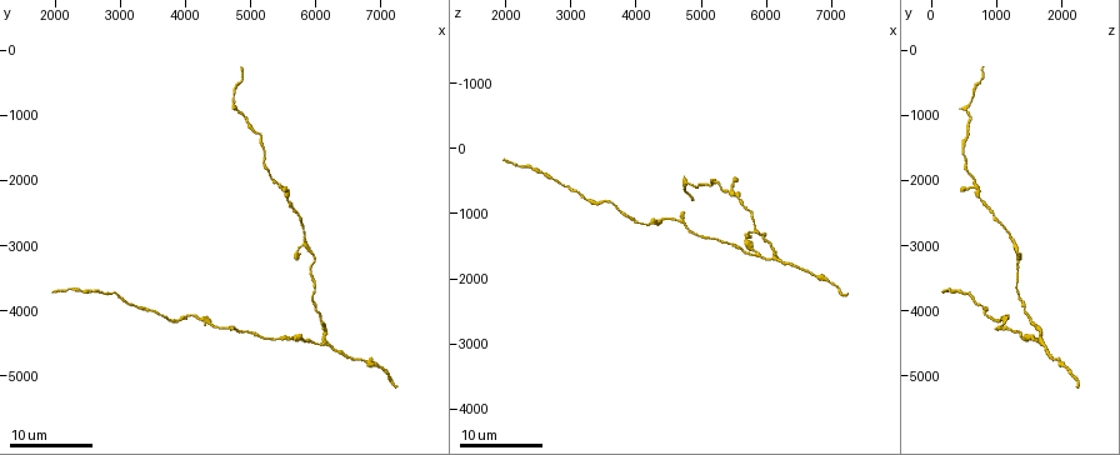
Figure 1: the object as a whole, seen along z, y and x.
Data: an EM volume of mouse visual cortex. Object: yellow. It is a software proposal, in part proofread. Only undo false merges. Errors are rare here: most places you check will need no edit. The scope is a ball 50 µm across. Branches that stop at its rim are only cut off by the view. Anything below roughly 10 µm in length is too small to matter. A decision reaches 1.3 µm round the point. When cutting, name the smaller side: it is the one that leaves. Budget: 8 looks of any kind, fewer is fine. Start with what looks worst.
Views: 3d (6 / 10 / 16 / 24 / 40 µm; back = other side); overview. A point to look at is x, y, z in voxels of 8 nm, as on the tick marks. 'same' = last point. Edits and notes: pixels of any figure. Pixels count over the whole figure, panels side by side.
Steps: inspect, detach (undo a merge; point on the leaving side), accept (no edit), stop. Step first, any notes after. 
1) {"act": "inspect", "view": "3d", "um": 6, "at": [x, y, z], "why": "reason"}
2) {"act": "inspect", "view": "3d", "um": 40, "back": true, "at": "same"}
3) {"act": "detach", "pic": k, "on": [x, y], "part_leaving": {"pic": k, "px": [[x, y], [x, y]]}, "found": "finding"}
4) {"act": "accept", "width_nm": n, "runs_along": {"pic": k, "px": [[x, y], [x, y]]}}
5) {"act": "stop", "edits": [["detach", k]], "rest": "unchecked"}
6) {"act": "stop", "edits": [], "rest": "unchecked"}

{"act": "inspect", "view": "3d", "um": 24, "at": [6100, 4400, 1700], "why": "side arm on a straight run"}

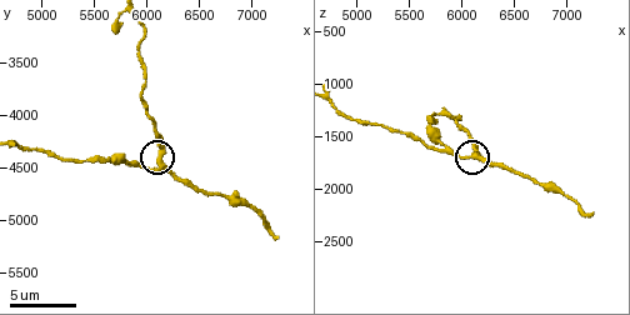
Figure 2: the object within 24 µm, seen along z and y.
{"act": "inspect", "view": "3d", "um": 6, "at": "same"}

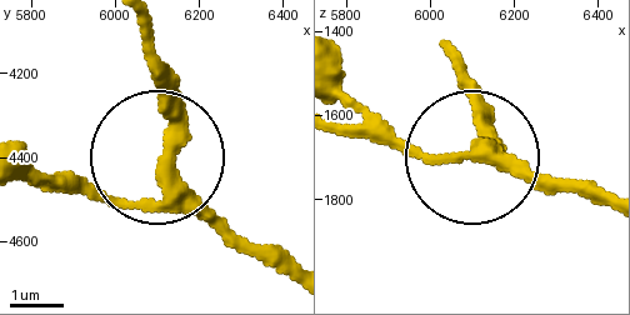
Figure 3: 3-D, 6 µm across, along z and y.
{"act": "accept", "side_arm_um": 42, "runs_along": {"pic": 3, "px": [[161, 145], [148, 38]]}, "found": "one neuron here"}

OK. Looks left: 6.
{"act": "inspect", "view": "3d", "um": 24, "at": [5400, 2050, 700], "why": "small branch off a trunk"}

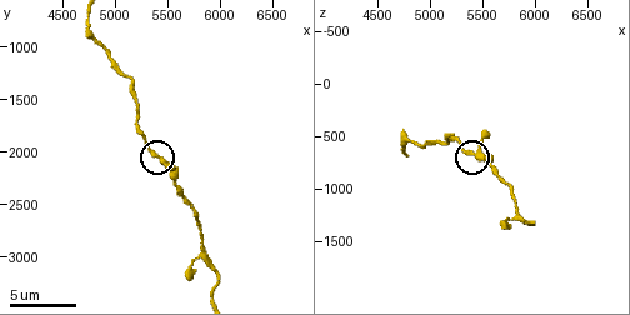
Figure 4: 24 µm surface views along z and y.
{"act": "inspect", "view": "3d", "um": 10, "at": [5440, 2100, 660], "why": "zoom in"}

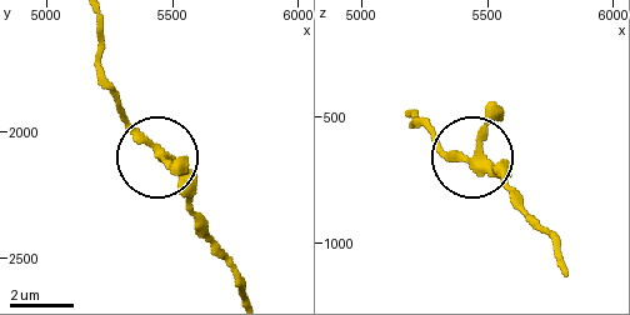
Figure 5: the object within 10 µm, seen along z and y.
{"act": "inspect", "view": "3d", "um": 10, "back": true, "at": [5450, 2080, 690]}

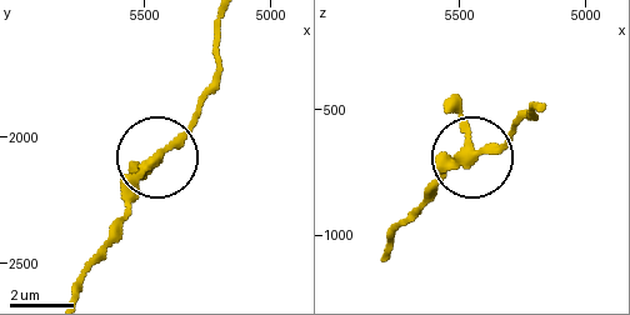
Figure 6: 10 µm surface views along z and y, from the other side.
{"act": "accept", "arms": 3, "found": "continuous, no second neuron"}

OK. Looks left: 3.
{"act": "inspect", "view": "3d", "um": 6, "at": [5840, 2900, 1260], "why": "three arms meet"}

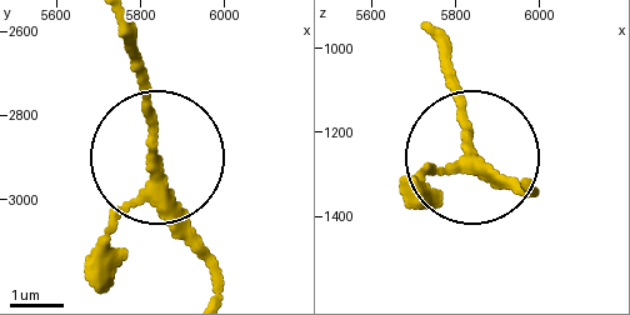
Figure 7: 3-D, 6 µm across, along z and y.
{"act": "accept", "width_nm": 190, "runs_along": {"pic": 7, "px": [[528, 190], [474, 150], [451, 38]]}, "found": "continuous, no second neuron"}

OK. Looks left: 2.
{"act": "inspect", "view": "3d", "um": 16, "at": [4050, 4100, 1150]}

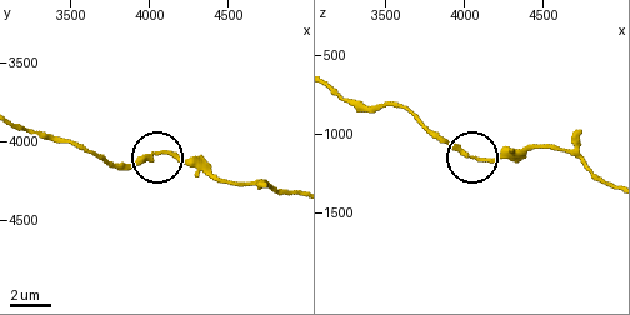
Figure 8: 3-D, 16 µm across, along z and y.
{"act": "inspect", "view": "3d", "um": 10, "at": [4120, 4080, 1160], "why": "zoom in"}

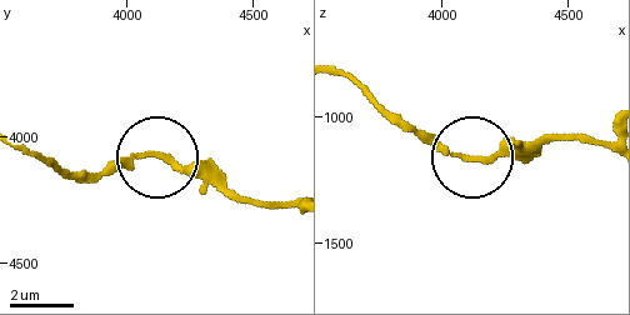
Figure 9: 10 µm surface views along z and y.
{"act": "accept", "runs_along": {"pic": 9, "px": [[288, 204], [231, 199], [150, 155], [73, 171]]}, "found": "one neuron here"}

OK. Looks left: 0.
{"act": "stop", "edits": [], "rest": "unchecked"}

